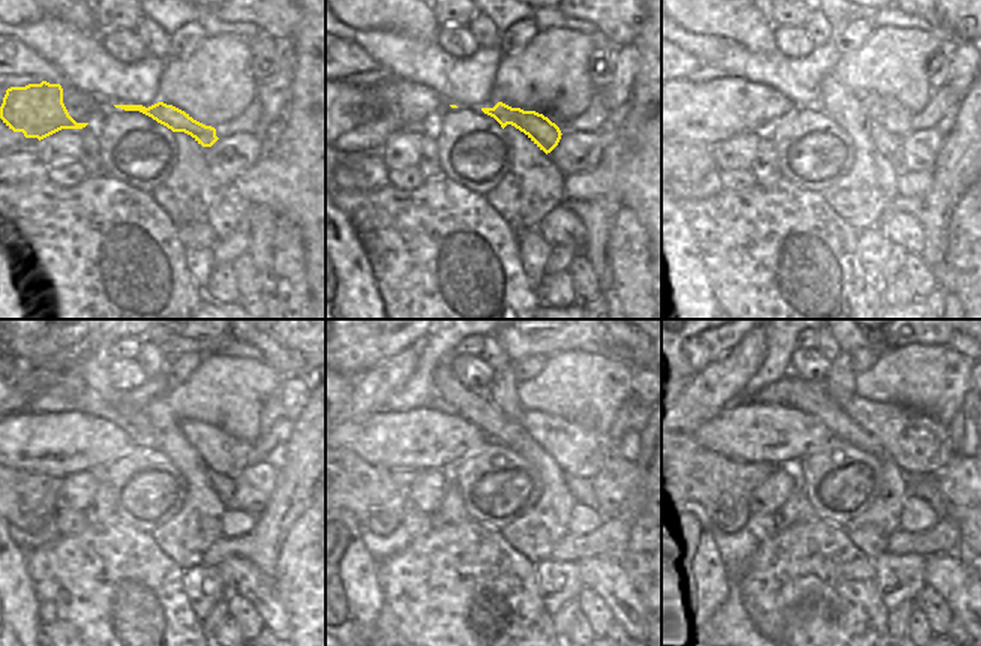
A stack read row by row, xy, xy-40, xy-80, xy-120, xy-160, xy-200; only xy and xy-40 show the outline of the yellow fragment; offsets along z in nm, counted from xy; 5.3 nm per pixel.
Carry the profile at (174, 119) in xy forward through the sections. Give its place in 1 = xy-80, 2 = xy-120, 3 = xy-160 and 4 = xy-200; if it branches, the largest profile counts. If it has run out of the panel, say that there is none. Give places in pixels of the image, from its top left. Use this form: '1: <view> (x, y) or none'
1: xy-80 (891, 146)
2: xy-120 (222, 484)
3: xy-160 (581, 489)
4: xy-200 (923, 487)

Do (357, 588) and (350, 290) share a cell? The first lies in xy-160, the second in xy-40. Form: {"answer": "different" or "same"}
{"answer": "same"}

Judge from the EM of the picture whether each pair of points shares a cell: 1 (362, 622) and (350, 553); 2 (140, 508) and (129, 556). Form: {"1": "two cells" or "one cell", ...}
{"1": "one cell", "2": "two cells"}

